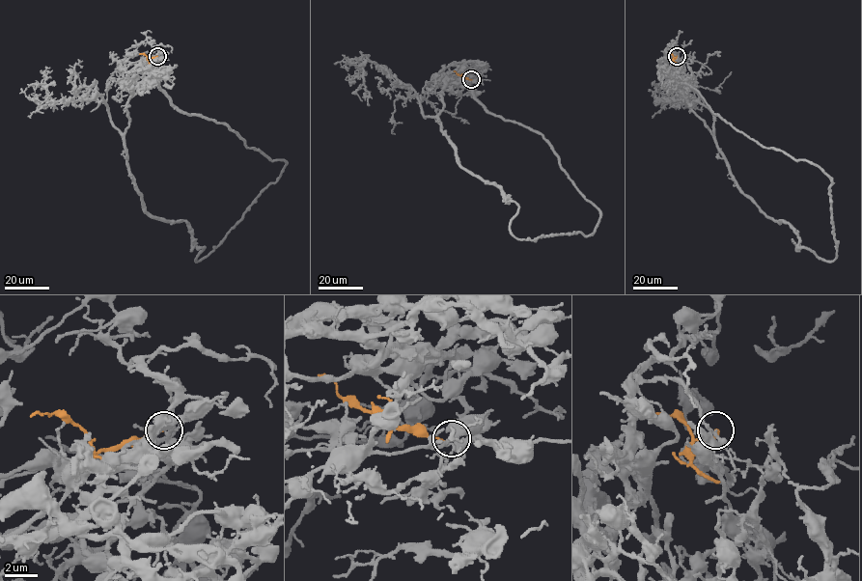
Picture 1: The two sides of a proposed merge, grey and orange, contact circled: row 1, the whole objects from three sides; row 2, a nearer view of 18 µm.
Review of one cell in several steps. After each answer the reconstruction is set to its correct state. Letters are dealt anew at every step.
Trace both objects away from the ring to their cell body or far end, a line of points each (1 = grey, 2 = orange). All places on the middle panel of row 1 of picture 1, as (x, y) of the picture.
1: (471, 79), (456, 93), (441, 93), (440, 128), (461, 166), (518, 207), (511, 233), (539, 236)
2: (471, 79), (454, 70)

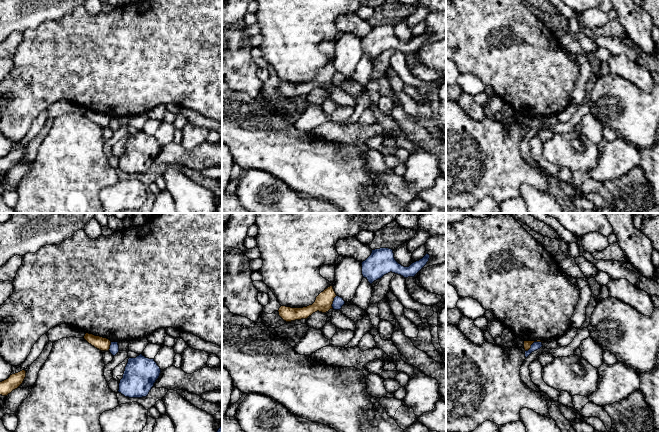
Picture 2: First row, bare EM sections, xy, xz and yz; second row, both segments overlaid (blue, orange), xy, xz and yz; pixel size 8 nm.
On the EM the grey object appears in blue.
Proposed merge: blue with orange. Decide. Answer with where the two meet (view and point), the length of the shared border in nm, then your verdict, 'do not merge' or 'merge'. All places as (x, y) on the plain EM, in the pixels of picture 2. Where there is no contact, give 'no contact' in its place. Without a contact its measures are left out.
meets blue in yz at (533, 119); contact 160 nm long; do not merge

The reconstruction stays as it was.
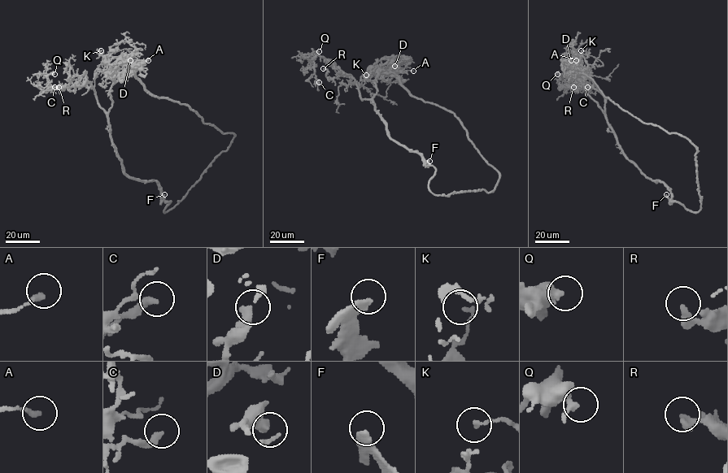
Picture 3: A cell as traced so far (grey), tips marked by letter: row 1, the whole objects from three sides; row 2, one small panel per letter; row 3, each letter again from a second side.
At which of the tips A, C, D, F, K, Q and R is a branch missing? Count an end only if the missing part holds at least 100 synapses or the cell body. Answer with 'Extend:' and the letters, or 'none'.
Extend: F

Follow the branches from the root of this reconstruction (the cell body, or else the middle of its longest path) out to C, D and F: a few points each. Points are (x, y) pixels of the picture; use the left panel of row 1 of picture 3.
C: (129, 72), (126, 69), (112, 84), (111, 106), (106, 112), (89, 83), (54, 87)
D: (129, 72), (124, 70), (130, 60)
F: (129, 72), (126, 69), (111, 88), (110, 136), (122, 169), (132, 177), (155, 181), (160, 203), (164, 194)

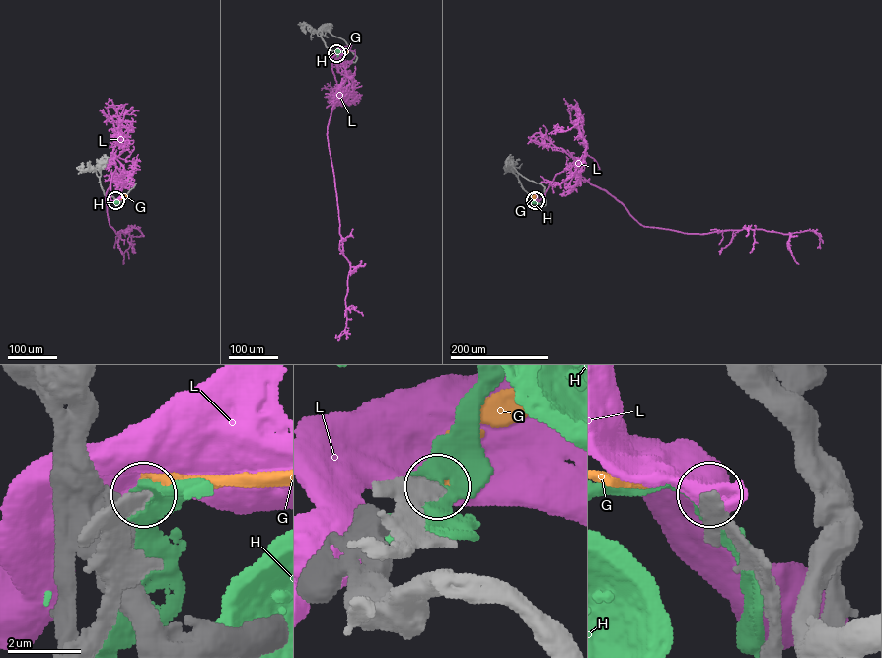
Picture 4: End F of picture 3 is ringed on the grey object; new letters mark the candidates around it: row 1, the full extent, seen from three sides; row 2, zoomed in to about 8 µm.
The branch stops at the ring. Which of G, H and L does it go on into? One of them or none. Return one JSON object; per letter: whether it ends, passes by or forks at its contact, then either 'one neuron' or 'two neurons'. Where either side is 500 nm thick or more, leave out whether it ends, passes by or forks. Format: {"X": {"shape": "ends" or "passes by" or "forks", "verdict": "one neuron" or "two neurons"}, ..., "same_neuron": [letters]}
{"G": {"shape": "ends", "verdict": "one neuron"}, "H": {"shape": "passes by", "verdict": "two neurons"}, "L": {"verdict": "two neurons"}, "same_neuron": ["G"]}

